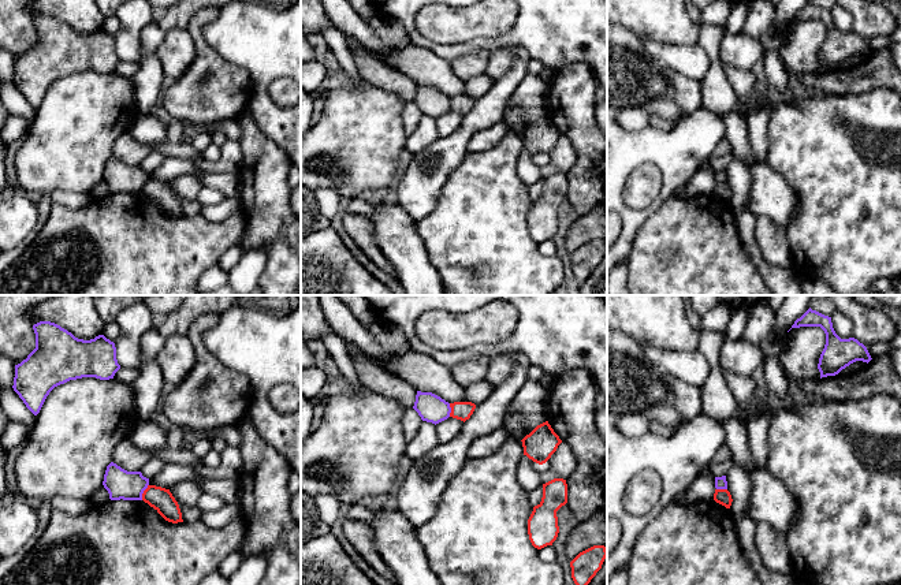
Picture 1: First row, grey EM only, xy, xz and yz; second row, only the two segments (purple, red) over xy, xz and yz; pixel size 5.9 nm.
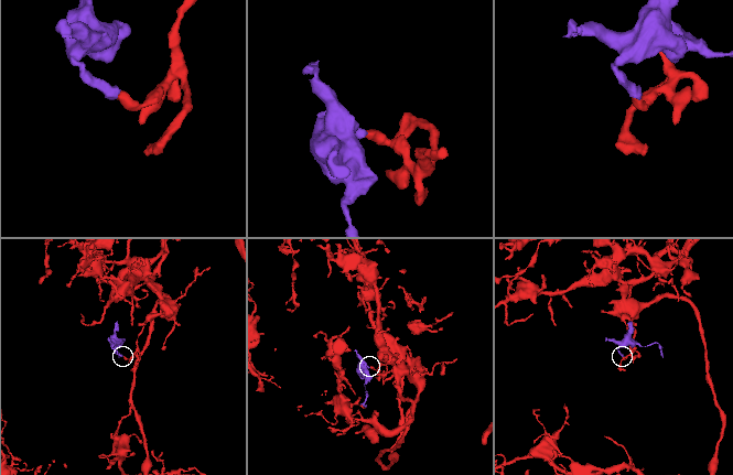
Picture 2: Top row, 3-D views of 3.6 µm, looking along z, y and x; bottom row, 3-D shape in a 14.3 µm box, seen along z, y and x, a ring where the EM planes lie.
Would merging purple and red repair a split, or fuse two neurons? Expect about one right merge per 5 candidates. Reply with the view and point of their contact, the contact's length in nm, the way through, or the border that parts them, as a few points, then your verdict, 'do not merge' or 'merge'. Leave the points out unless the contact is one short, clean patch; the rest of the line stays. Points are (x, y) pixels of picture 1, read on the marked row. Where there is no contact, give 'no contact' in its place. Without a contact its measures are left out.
xy (142, 492) | 100 nm | along xy (148, 484), (141, 499) | do not merge

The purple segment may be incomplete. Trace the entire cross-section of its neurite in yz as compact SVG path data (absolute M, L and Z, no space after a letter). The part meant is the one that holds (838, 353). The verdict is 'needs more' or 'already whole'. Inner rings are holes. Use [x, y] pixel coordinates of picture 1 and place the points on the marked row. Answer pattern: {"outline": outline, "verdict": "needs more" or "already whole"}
{"outline": "M811 308L792 325L800 327L820 327L826 334L826 344L818 364L820 379L835 376L856 361L868 364L872 359L863 343L855 338L841 339L833 328L831 317Z", "verdict": "already whole"}

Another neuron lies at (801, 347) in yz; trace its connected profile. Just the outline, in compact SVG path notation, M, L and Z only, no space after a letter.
M820 327L792 328L779 354L786 375L798 381L820 379L818 364L824 344L826 334Z

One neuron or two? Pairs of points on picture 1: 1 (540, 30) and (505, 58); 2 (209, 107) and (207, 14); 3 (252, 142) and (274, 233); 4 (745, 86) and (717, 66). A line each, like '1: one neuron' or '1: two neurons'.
1: two neurons
2: one neuron
3: one neuron
4: two neurons

